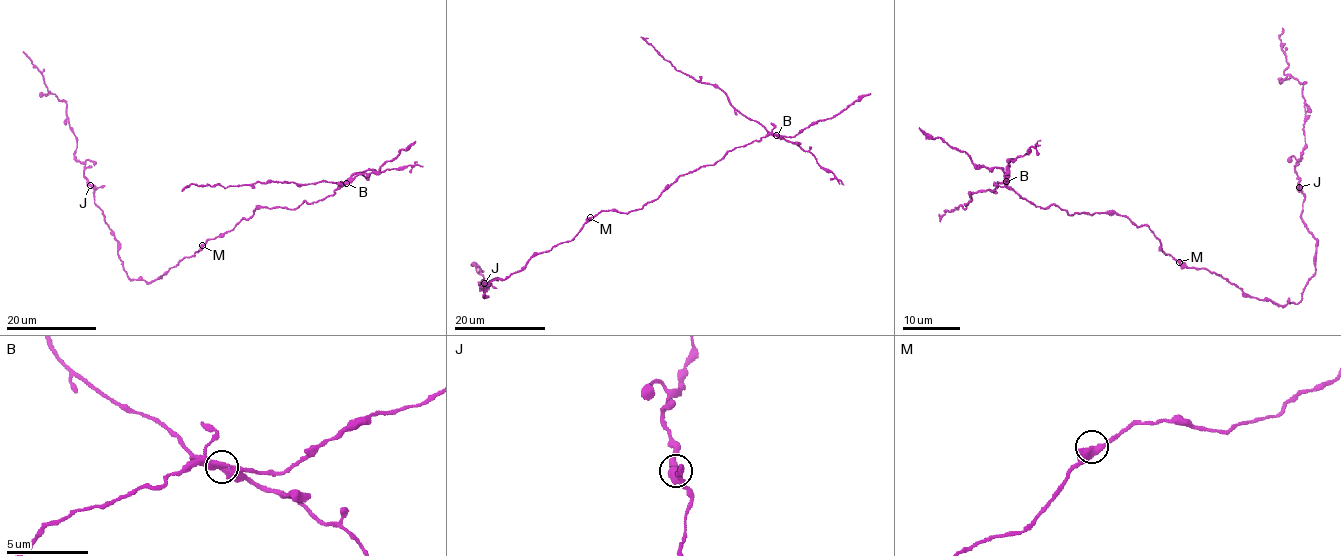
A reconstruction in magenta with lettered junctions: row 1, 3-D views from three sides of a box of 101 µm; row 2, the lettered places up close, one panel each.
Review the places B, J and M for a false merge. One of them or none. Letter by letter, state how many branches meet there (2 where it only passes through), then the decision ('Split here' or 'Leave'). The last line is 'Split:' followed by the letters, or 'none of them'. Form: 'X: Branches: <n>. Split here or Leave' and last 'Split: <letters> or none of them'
B: Branches: 2. Split here
J: Branches: 2. Leave
M: Branches: 2. Leave
Split: B

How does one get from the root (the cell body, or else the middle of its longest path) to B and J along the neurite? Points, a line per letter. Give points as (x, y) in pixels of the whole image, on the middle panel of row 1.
B: (581, 227), (602, 211), (638, 210), (679, 176), (713, 165), (738, 147), (776, 135)
J: (581, 227), (570, 241), (540, 252), (504, 279), (492, 280), (483, 295), (486, 297), (484, 283)

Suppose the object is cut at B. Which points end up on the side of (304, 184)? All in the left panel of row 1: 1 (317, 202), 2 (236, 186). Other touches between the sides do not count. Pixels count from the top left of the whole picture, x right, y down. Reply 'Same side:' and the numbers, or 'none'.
Same side: 2

